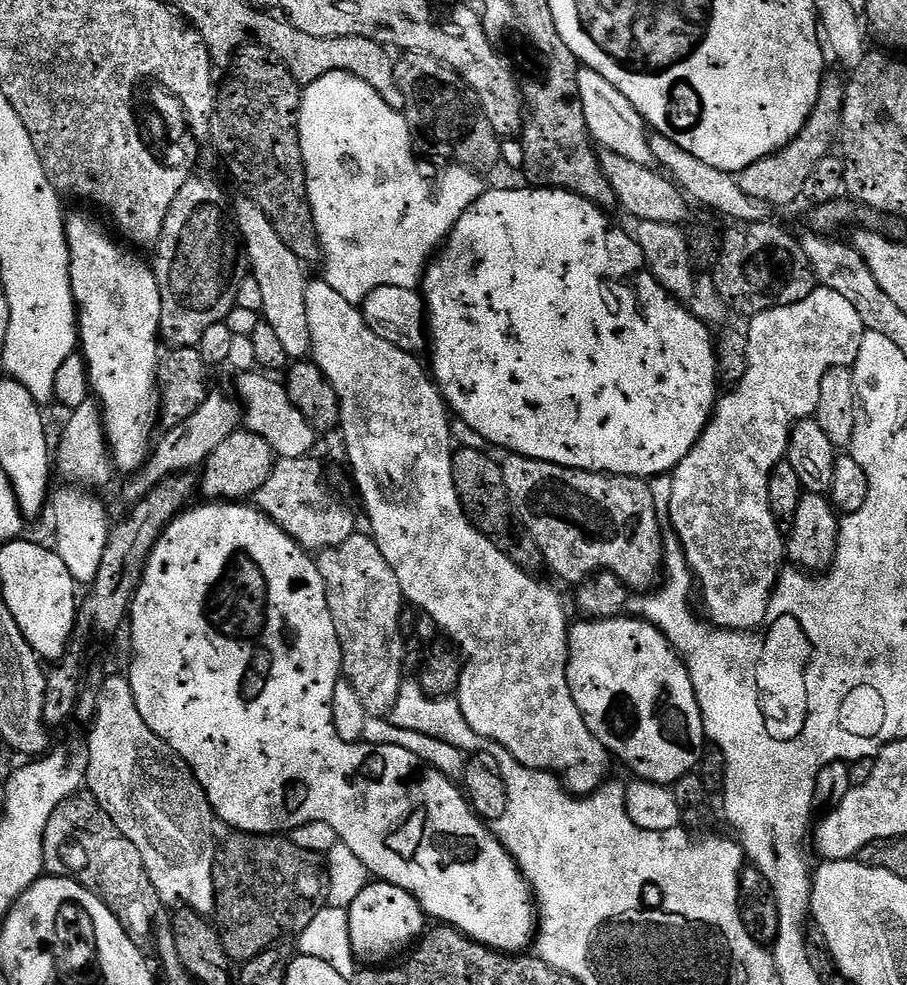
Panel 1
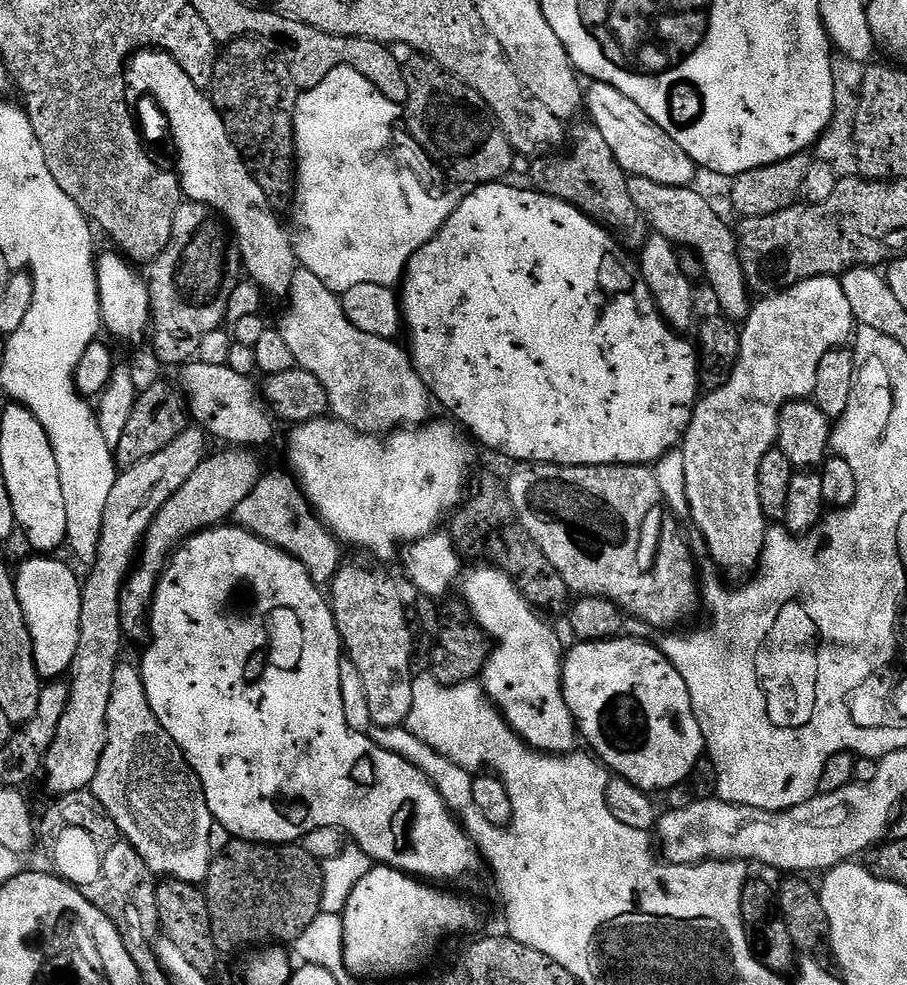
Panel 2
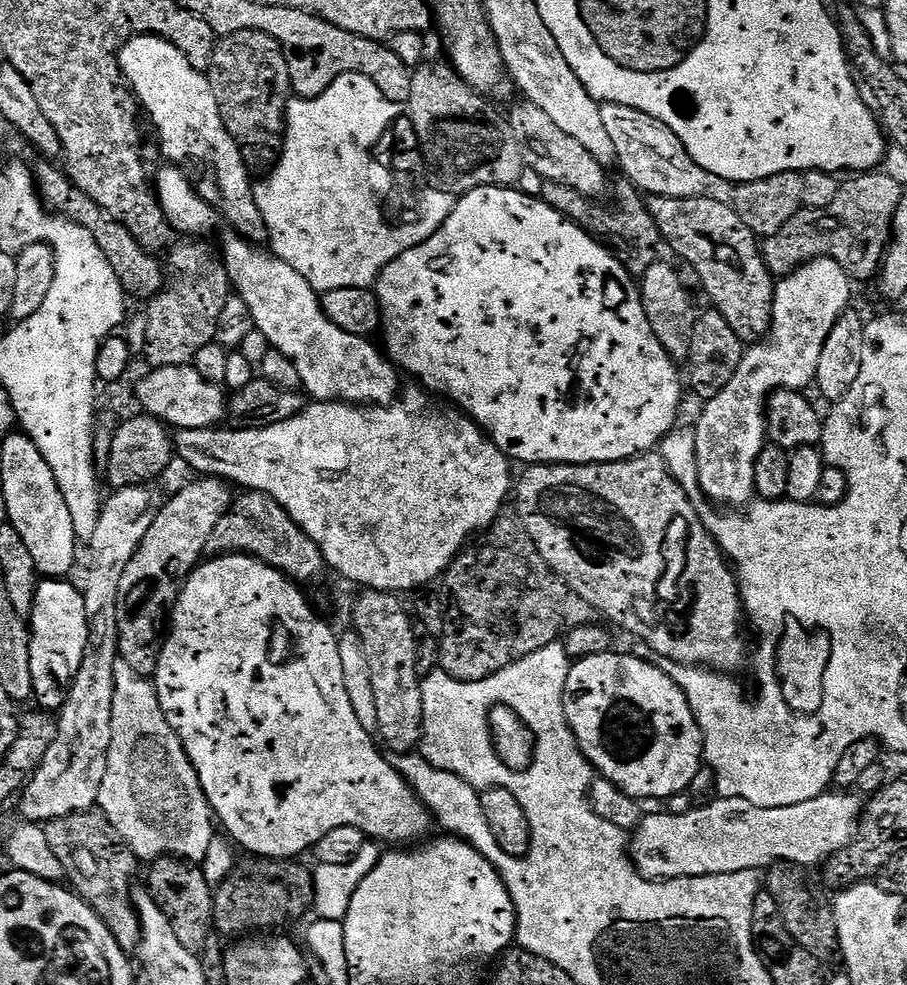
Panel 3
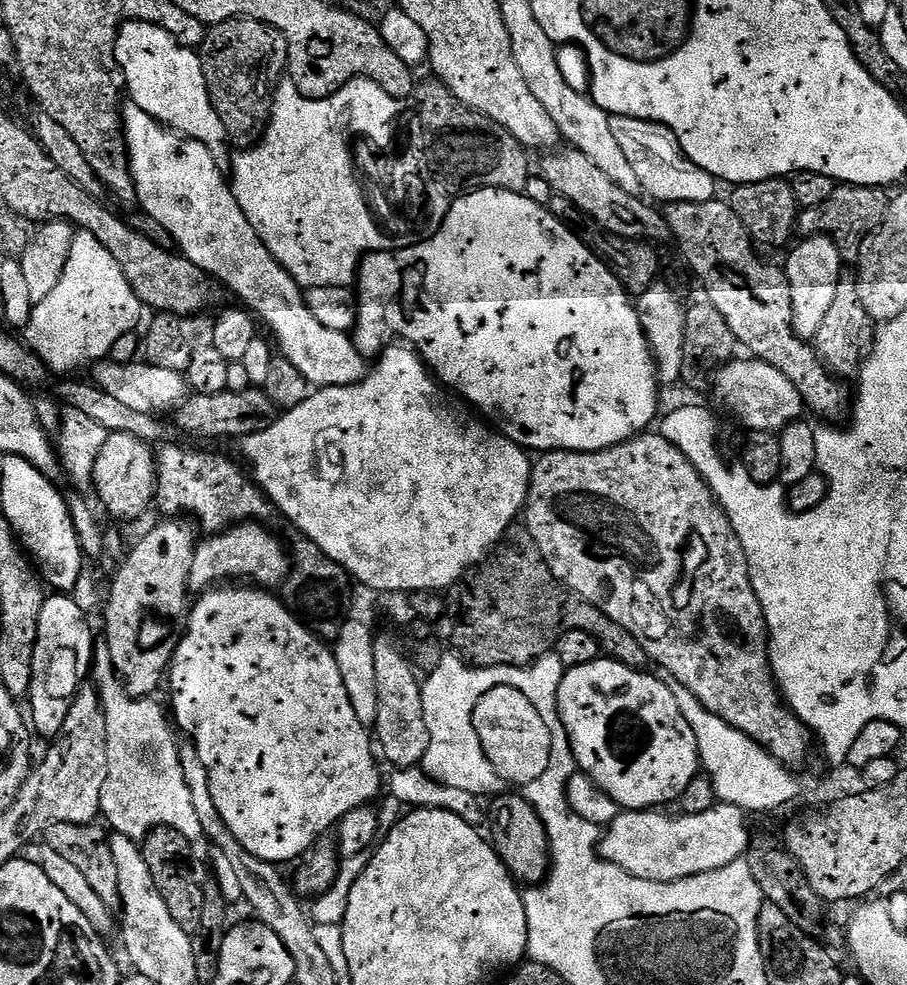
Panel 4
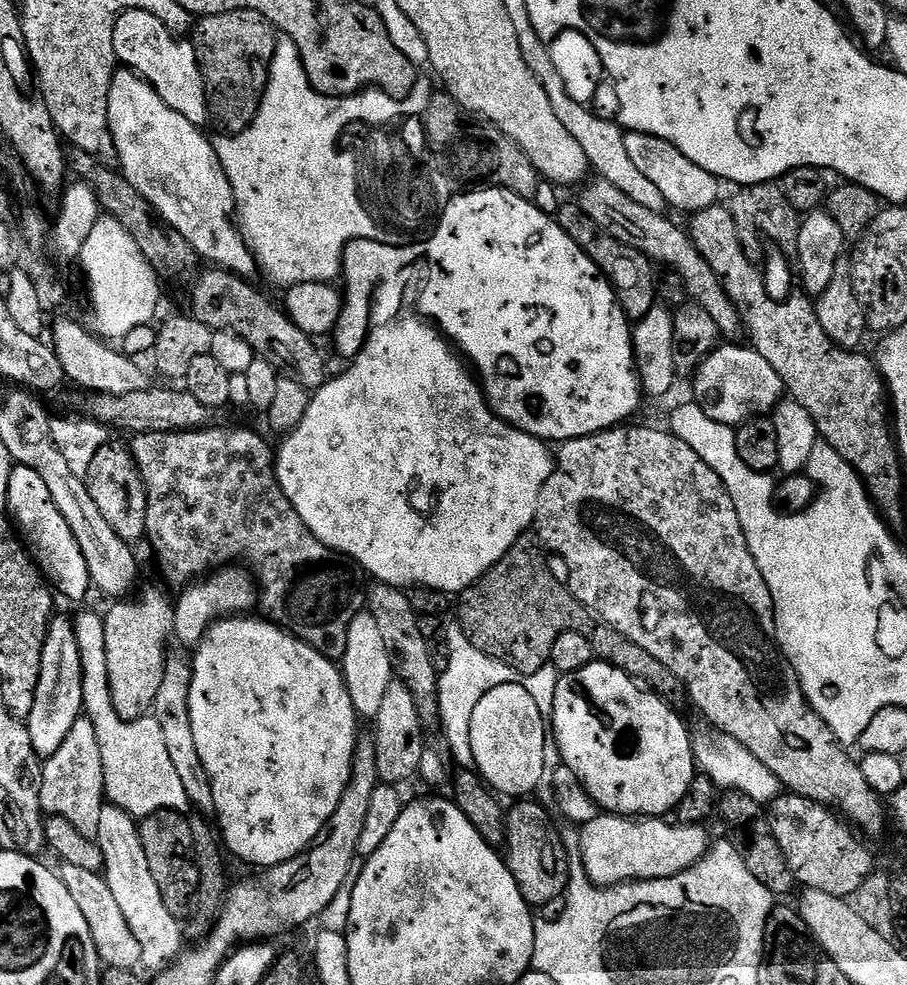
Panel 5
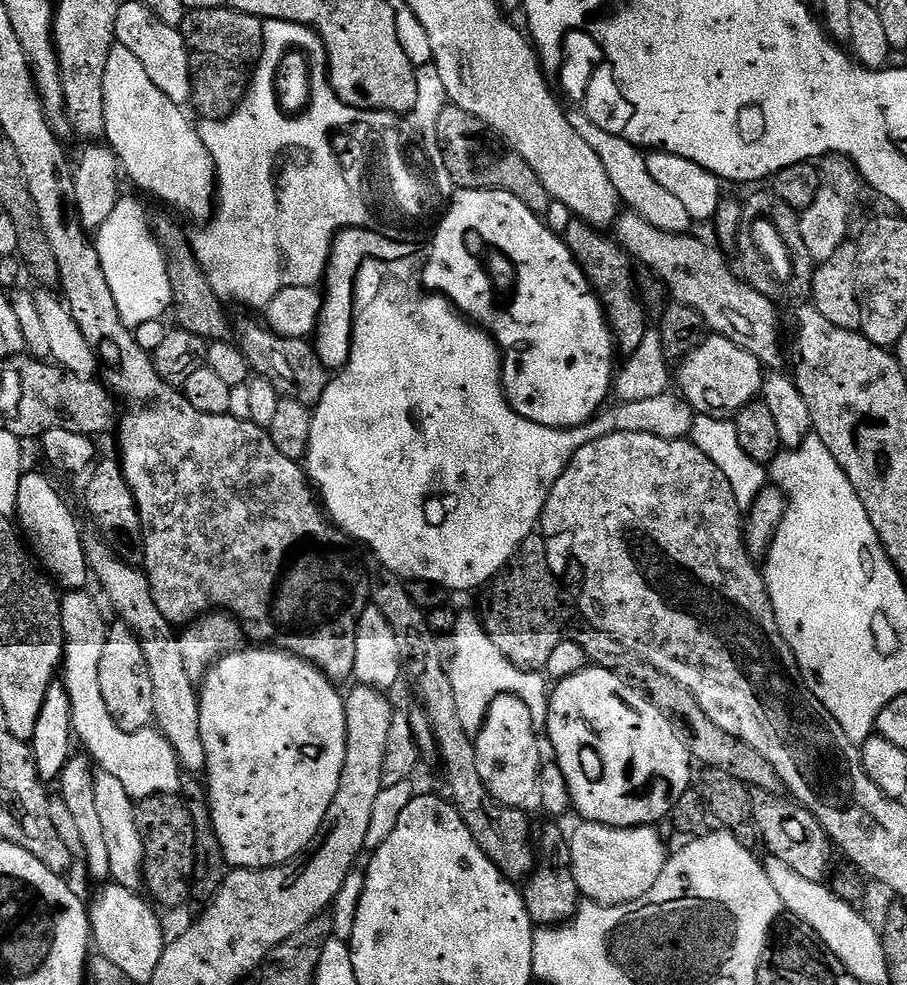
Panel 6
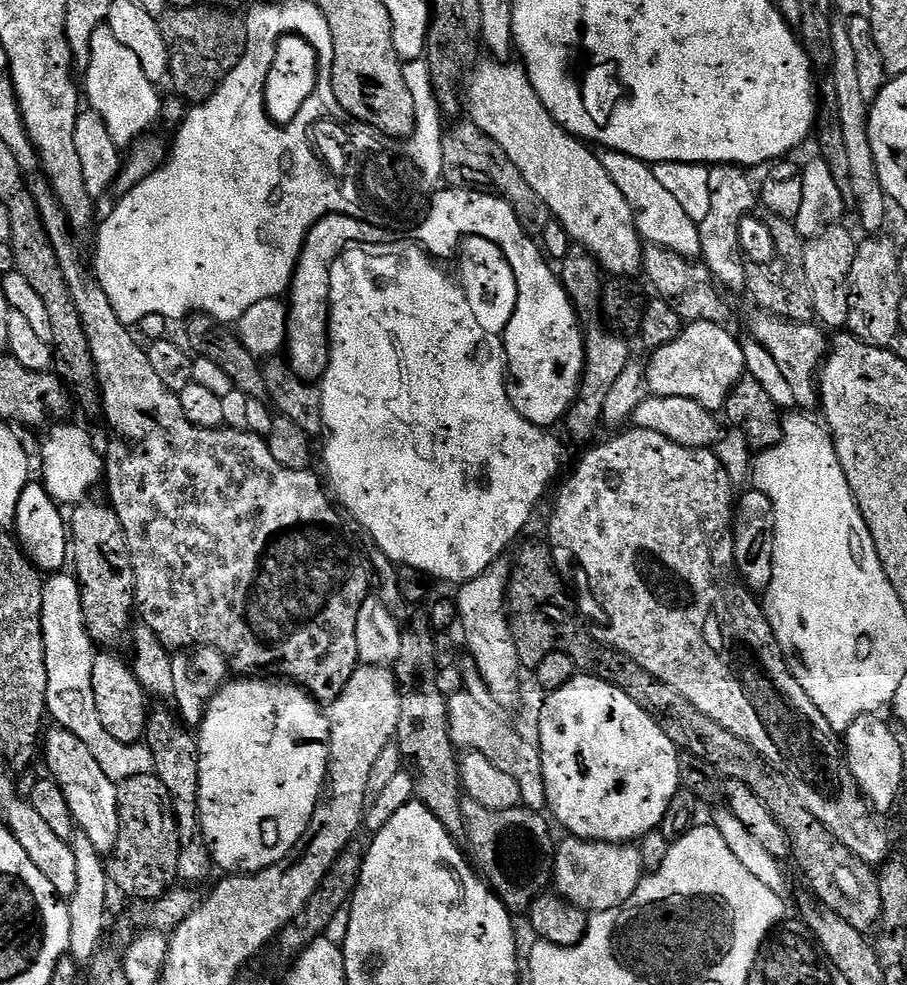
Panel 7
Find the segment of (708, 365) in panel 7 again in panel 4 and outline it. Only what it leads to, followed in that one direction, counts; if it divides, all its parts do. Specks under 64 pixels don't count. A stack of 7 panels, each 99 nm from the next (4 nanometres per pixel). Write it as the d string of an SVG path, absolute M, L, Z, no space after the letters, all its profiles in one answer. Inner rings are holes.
M733 358L716 373L714 377L714 388L716 384L716 396L729 408L730 411L736 412L736 416L745 424L745 429L757 432L758 430L766 430L767 432L775 432L780 434L788 424L799 421L805 415L806 409L804 399L798 394L798 390L794 386L794 382L790 382L790 378L786 378L786 374L782 374L782 370L774 370L774 366L770 366L764 360L755 358L747 358L748 360L740 360L741 358Z

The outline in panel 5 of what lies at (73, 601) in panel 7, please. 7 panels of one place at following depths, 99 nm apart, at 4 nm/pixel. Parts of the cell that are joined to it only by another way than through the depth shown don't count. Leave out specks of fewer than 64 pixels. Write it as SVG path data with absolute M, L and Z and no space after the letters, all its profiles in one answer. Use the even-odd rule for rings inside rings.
M98 611L84 612L75 617L74 627L78 638L78 650L82 653L82 702L83 715L94 726L94 734L98 734L98 750L102 750L102 770L104 771L104 794L107 803L121 808L126 814L134 818L143 818L161 812L174 810L187 813L190 805L186 798L186 790L174 771L170 754L166 751L166 737L162 735L162 726L158 726L155 715L149 714L137 720L124 720L114 710L114 702L110 698L110 674L106 670L106 630L104 617Z

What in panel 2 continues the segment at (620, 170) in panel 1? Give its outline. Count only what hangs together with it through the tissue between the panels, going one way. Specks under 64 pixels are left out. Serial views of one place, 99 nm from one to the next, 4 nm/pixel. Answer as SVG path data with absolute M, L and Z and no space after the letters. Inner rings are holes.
M629 176L628 186L630 188L630 198L634 201L634 206L644 215L644 220L649 229L655 235L665 236L667 240L677 246L691 248L701 260L704 261L704 280L712 287L712 292L716 295L716 304L721 313L733 322L743 322L747 320L750 311L750 299L748 291L750 285L748 277L744 275L744 261L741 253L736 252L736 244L732 241L732 228L712 209L712 204L700 192L695 192L695 187L675 188L674 186L662 186L658 182L650 182L650 178L641 176Z

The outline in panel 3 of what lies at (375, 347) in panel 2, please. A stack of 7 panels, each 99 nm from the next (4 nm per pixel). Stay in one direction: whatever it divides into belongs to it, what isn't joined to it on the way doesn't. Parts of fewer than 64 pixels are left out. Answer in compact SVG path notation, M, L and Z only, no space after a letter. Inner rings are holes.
M228 234L224 244L222 243L228 283L234 289L235 295L240 296L242 302L246 302L246 306L250 306L255 331L266 334L269 345L275 351L286 354L290 362L294 362L294 370L298 370L300 379L299 387L309 397L312 395L311 399L316 402L349 402L357 406L368 406L373 402L395 401L401 391L401 373L396 365L377 345L376 349L368 341L367 335L355 336L330 322L330 318L324 313L321 297L316 289L310 286L310 282L298 270L294 270L294 266L290 266L285 260L279 260L265 249L264 253L260 248L263 247L245 240L242 236Z

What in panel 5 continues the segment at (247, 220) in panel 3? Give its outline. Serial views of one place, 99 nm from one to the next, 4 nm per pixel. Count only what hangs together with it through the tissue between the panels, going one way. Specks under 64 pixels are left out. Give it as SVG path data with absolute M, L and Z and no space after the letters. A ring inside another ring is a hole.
M130 8L117 18L114 50L119 63L141 76L156 91L158 98L170 106L170 110L178 110L178 114L182 114L182 118L191 124L204 126L204 123L209 123L208 99L191 39L174 35L146 10Z

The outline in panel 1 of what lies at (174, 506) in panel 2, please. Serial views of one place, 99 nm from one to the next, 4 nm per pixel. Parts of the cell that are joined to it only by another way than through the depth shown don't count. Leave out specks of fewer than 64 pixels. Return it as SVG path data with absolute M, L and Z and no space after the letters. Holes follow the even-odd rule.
M247 430L230 434L230 438L225 438L202 465L200 492L203 499L208 502L244 502L255 497L256 492L262 490L266 478L270 478L277 459L266 438L258 438L258 434Z

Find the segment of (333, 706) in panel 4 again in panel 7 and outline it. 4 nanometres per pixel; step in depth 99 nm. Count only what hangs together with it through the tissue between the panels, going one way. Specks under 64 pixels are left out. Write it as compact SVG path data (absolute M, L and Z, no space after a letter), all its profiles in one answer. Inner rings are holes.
M240 678L237 684L225 683L207 703L204 719L198 726L198 743L200 746L200 826L204 839L208 841L212 851L215 867L225 868L223 871L228 874L261 872L262 869L274 866L293 855L301 841L309 835L312 817L316 815L316 810L320 807L326 792L328 766L332 763L332 722L326 715L325 709L298 684L269 682L264 678Z

